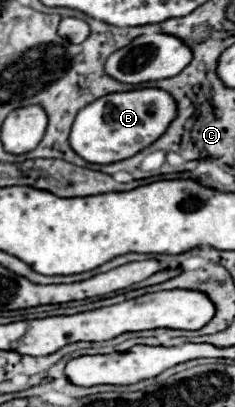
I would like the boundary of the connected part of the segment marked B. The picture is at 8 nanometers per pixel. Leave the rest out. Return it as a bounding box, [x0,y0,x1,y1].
[70,87,178,163]

